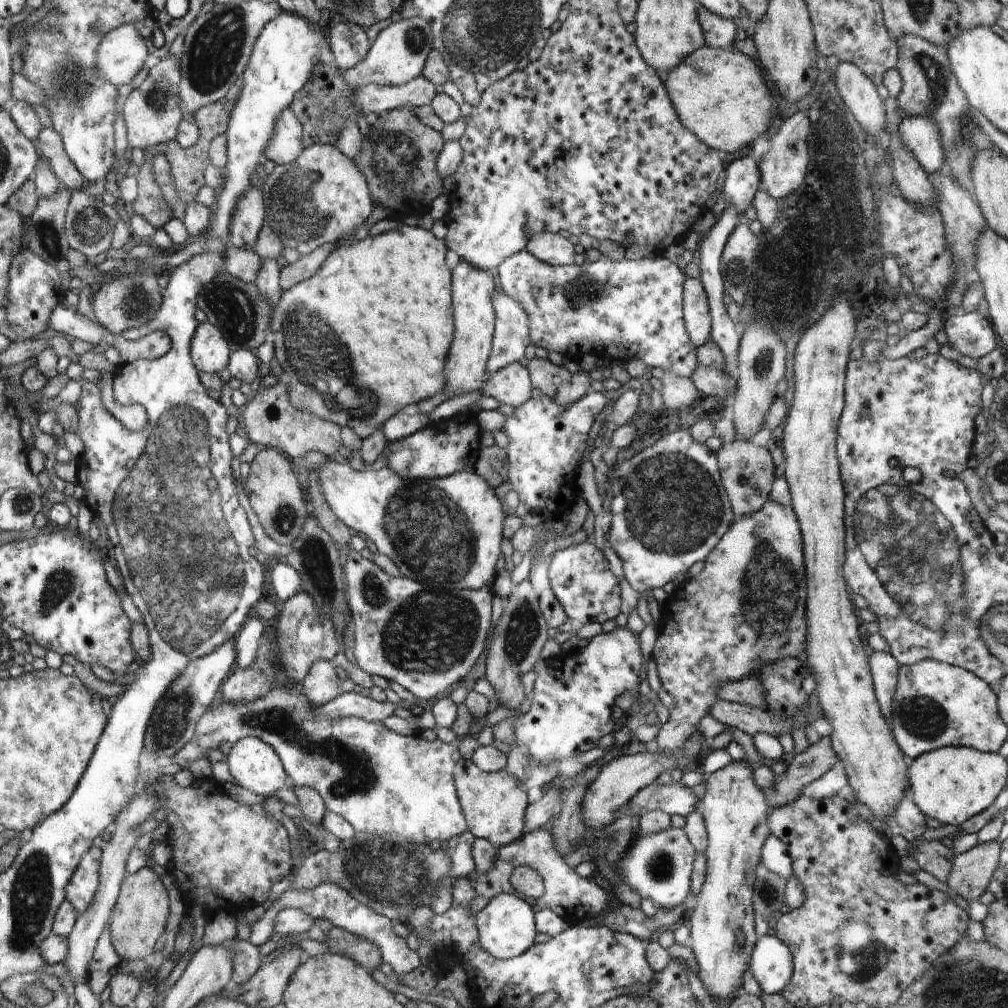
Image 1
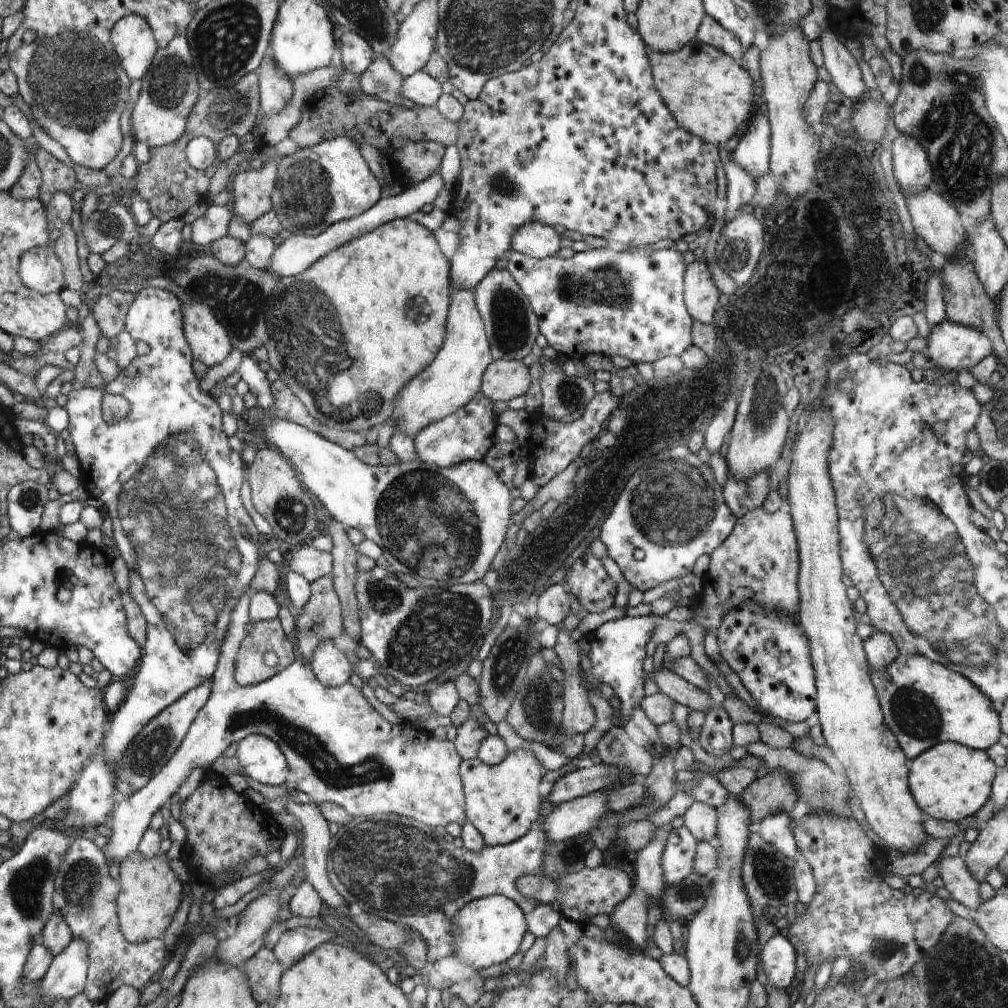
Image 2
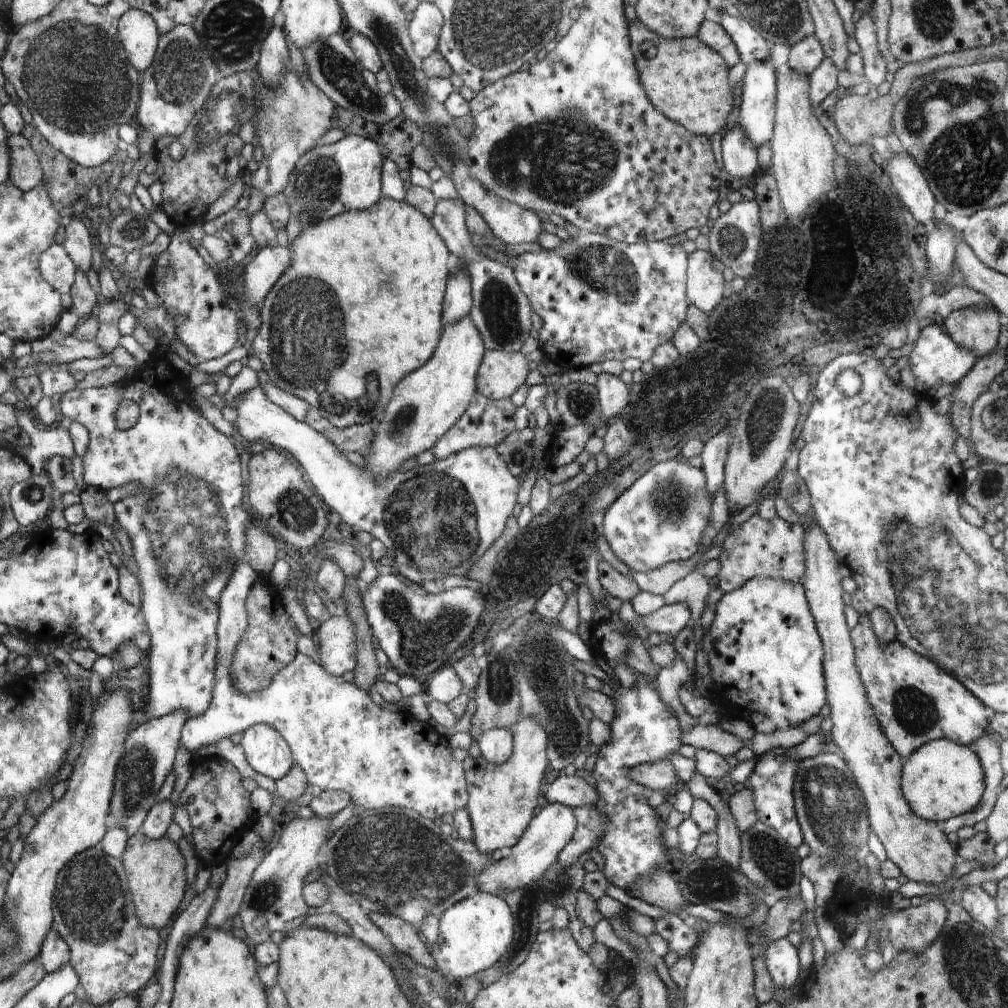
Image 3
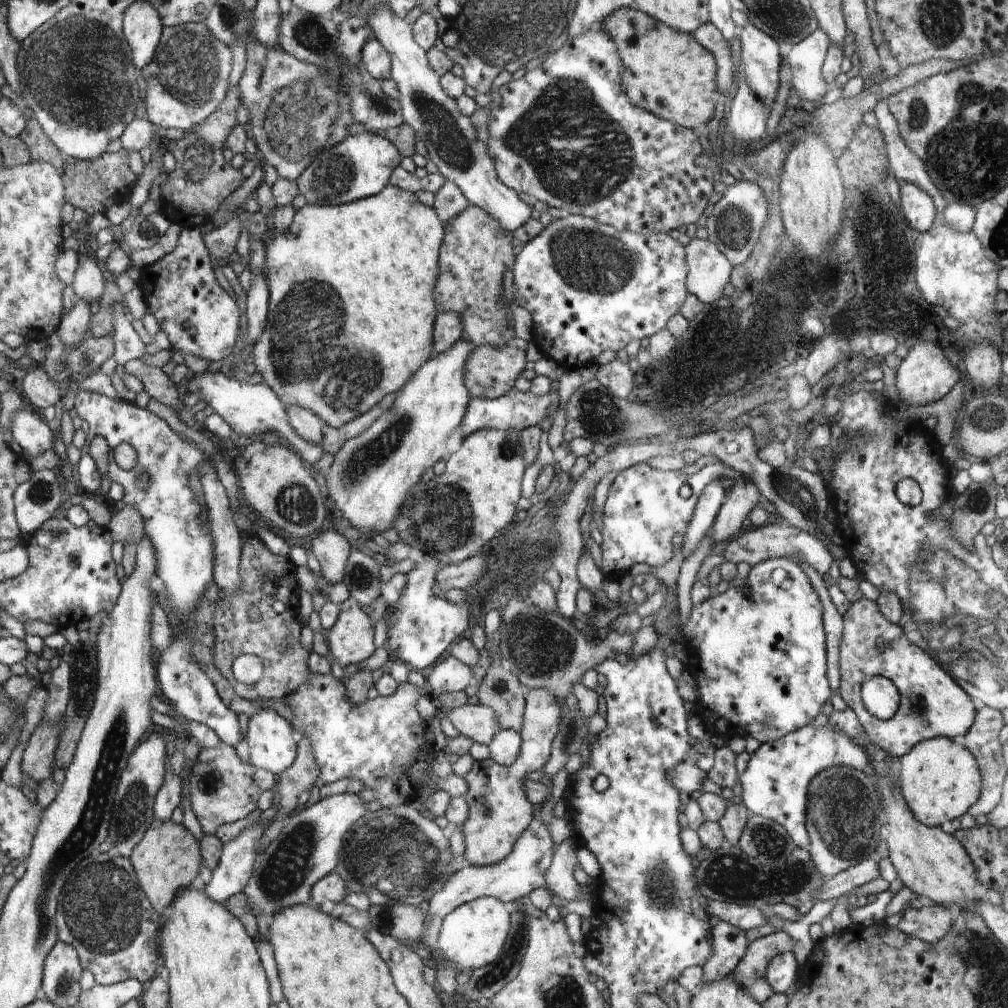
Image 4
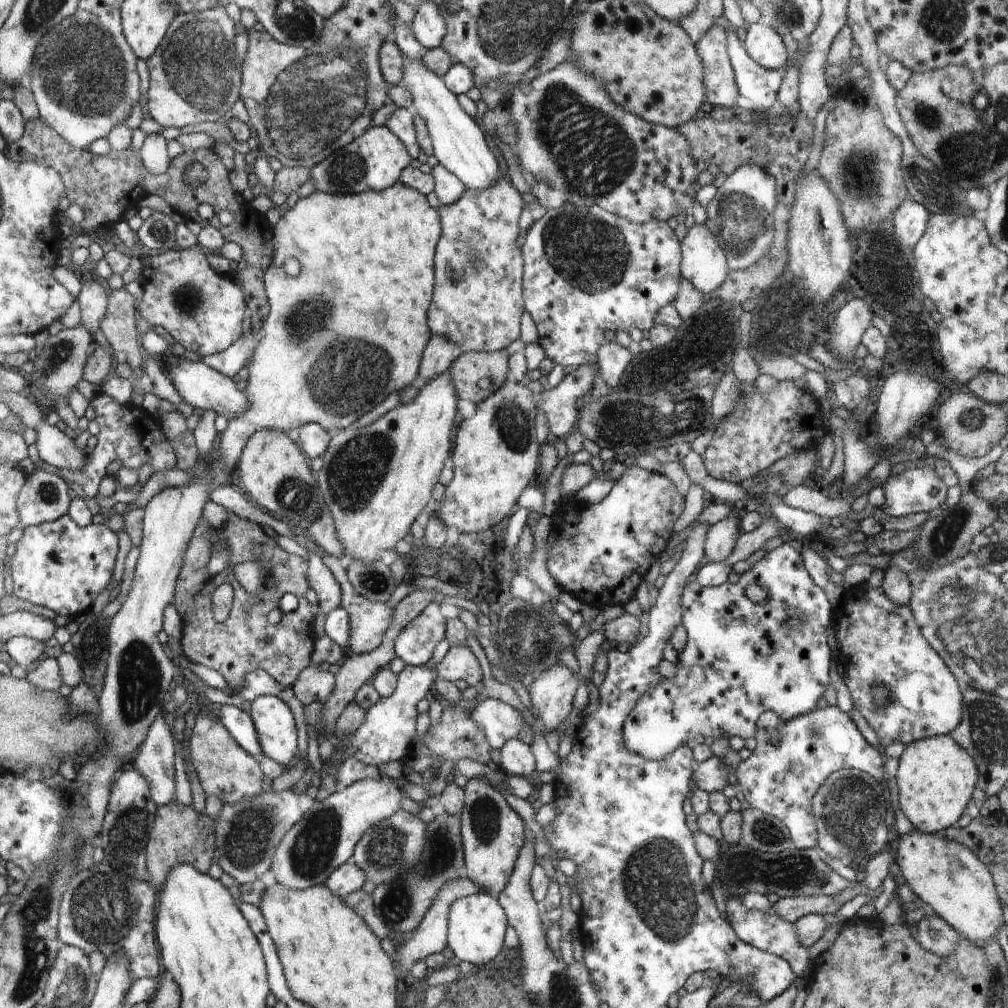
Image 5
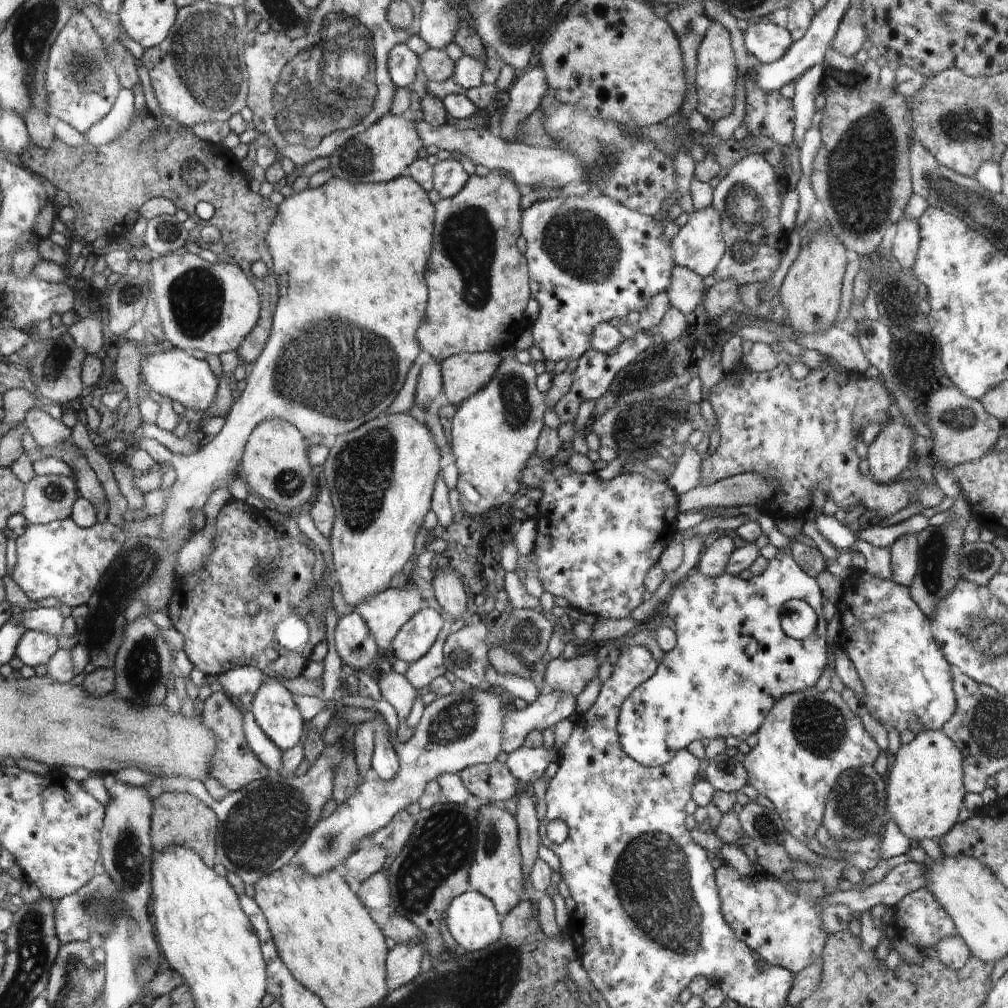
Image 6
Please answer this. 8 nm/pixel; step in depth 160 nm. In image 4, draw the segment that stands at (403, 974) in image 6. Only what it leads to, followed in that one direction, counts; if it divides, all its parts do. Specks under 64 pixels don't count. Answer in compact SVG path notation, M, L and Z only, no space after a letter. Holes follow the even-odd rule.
M536 816L531 826L521 838L517 840L512 854L501 863L487 867L479 867L466 864L456 871L446 882L444 888L429 900L428 914L424 918L423 938L430 952L437 948L439 932L444 917L448 916L458 905L466 901L480 897L494 897L503 903L518 901L520 897L526 896L534 889L544 887L546 869L553 859L554 844L548 832L546 824Z

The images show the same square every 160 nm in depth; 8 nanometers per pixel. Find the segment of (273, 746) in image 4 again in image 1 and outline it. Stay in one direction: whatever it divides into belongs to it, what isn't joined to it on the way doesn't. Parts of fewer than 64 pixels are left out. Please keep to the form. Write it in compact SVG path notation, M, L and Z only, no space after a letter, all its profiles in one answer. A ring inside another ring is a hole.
M245 736L232 745L225 762L238 785L267 798L286 784L280 759L263 739Z

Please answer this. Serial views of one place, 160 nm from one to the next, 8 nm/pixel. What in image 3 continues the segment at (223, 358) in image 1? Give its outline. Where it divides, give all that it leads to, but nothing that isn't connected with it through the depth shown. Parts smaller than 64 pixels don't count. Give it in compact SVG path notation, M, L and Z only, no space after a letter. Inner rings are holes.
M176 228L168 248L154 258L145 284L154 290L160 304L176 321L175 336L186 348L202 361L218 358L230 352L238 340L238 316L228 304L224 290L212 267L208 266L190 244L188 228Z

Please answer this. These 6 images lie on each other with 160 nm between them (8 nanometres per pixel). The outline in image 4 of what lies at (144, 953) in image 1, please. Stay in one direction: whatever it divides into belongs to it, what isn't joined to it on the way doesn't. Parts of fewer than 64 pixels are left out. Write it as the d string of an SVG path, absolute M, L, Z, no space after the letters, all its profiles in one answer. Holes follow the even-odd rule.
M171 818L165 821L158 819L148 829L141 842L133 848L130 860L146 896L153 907L162 912L166 906L171 906L177 892L198 876L200 844L183 823L177 824Z

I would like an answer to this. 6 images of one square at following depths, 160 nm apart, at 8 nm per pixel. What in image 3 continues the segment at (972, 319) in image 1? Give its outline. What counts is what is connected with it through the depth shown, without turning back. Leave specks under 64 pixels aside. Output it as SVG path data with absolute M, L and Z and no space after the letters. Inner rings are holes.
M930 325L920 331L919 338L909 354L908 366L912 369L915 378L930 389L938 388L942 384L950 386L950 384L959 383L976 360L978 357L972 351L966 351L956 344L946 330L942 330L939 325Z

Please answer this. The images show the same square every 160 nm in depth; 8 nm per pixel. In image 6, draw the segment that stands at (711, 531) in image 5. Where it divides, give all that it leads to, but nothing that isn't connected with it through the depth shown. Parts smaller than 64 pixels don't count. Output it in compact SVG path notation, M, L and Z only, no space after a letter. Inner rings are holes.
M714 535L704 547L698 568L704 576L724 575L726 564L736 550L734 540L729 536Z

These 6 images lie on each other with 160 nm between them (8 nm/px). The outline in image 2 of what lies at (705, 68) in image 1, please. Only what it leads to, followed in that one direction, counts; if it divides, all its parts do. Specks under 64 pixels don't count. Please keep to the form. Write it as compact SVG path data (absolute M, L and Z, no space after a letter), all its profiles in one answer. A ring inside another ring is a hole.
M702 42L686 43L676 52L663 53L656 49L649 50L652 61L655 83L662 100L669 111L677 119L677 123L684 126L694 136L699 136L703 141L718 146L726 142L738 132L740 126L745 126L753 114L753 82L750 75L739 63L725 52L711 47Z

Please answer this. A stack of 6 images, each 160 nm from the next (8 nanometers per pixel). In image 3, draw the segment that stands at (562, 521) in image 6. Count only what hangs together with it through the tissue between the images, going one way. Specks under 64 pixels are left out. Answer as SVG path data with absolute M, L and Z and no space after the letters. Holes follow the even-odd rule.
M676 459L667 460L649 468L611 504L604 514L603 533L620 562L624 562L629 570L645 573L669 562L688 560L698 552L702 535L708 526L711 506L705 471Z

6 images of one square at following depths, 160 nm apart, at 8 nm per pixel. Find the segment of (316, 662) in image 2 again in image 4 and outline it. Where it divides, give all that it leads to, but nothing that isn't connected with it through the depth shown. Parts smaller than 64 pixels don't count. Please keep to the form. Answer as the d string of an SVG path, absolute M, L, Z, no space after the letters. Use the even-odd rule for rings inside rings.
M354 598L339 604L339 609L337 623L325 633L325 638L329 657L345 668L347 664L358 665L375 653L374 627L370 617Z

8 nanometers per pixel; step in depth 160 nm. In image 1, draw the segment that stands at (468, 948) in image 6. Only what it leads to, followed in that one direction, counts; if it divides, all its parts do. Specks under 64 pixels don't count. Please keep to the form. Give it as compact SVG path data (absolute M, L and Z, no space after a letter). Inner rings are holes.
M510 893L493 896L488 904L477 912L475 924L481 947L498 959L520 956L534 944L534 912L522 897Z

